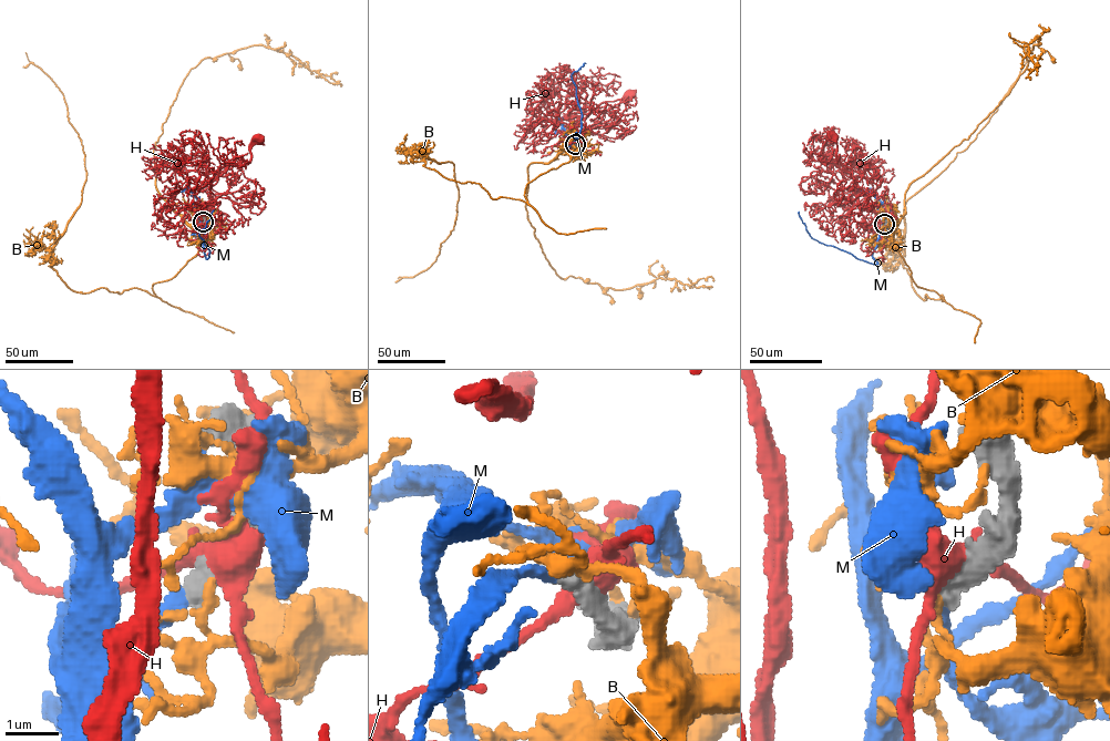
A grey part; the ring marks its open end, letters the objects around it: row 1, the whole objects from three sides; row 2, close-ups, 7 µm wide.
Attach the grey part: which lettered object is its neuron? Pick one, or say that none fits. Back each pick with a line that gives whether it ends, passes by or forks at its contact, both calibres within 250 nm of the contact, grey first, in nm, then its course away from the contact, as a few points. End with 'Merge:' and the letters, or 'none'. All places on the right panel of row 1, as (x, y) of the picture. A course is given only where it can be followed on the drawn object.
M: it ends there; 440 nm thick on the grey side, 240 nm on the other; it runs (884, 224), (891, 225), (881, 233), (874, 264), (813, 239), (799, 212)
Merge: M

